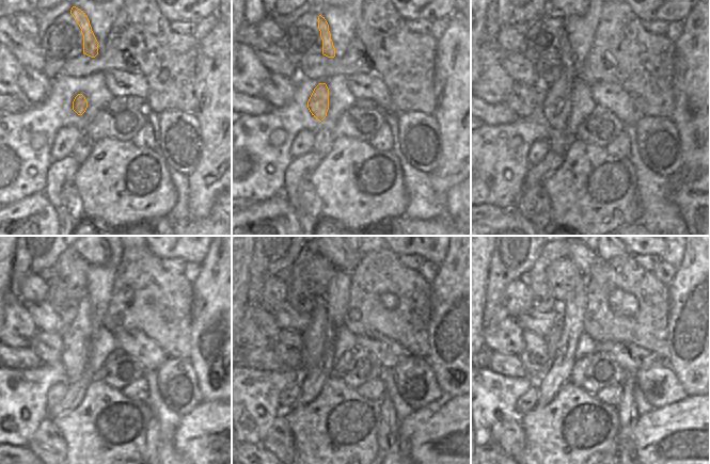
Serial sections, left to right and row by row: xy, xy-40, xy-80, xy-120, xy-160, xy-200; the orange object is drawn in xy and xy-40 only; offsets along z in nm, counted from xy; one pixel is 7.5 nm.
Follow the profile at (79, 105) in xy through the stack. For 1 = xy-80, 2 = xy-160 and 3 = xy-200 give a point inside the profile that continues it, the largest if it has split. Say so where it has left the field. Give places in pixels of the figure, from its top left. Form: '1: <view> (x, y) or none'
1: xy-80 (556, 104)
2: xy-160 (313, 337)
3: xy-200 (552, 339)

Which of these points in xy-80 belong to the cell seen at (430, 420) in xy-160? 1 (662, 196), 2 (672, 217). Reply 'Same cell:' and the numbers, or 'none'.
Same cell: none

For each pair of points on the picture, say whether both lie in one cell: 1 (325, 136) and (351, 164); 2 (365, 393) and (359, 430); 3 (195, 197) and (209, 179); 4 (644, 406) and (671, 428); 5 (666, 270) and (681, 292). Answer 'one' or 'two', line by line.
1: two
2: two
3: one
4: two
5: two

